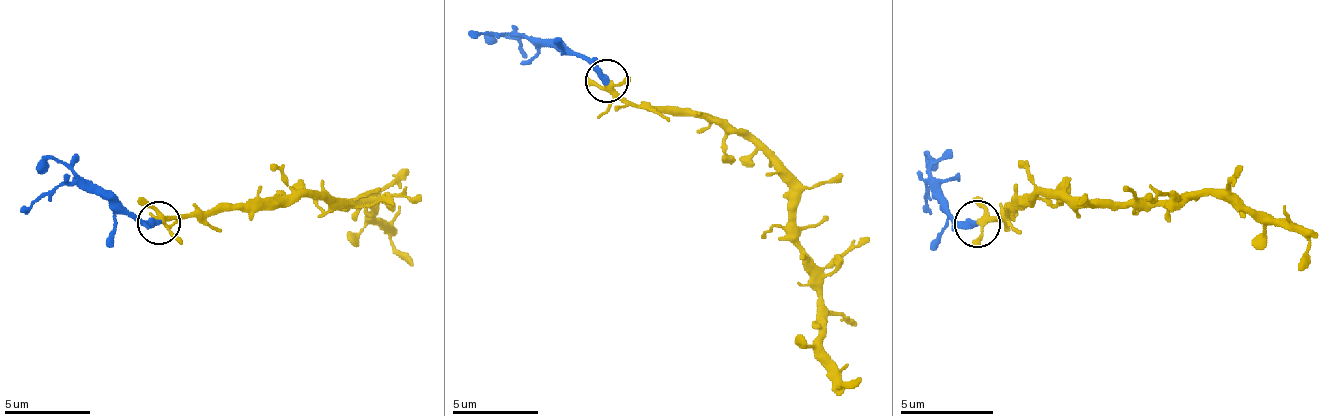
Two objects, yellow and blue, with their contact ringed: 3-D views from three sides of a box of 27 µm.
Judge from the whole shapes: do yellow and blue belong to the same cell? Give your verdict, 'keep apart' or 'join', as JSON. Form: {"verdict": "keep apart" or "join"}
{"verdict": "join"}

